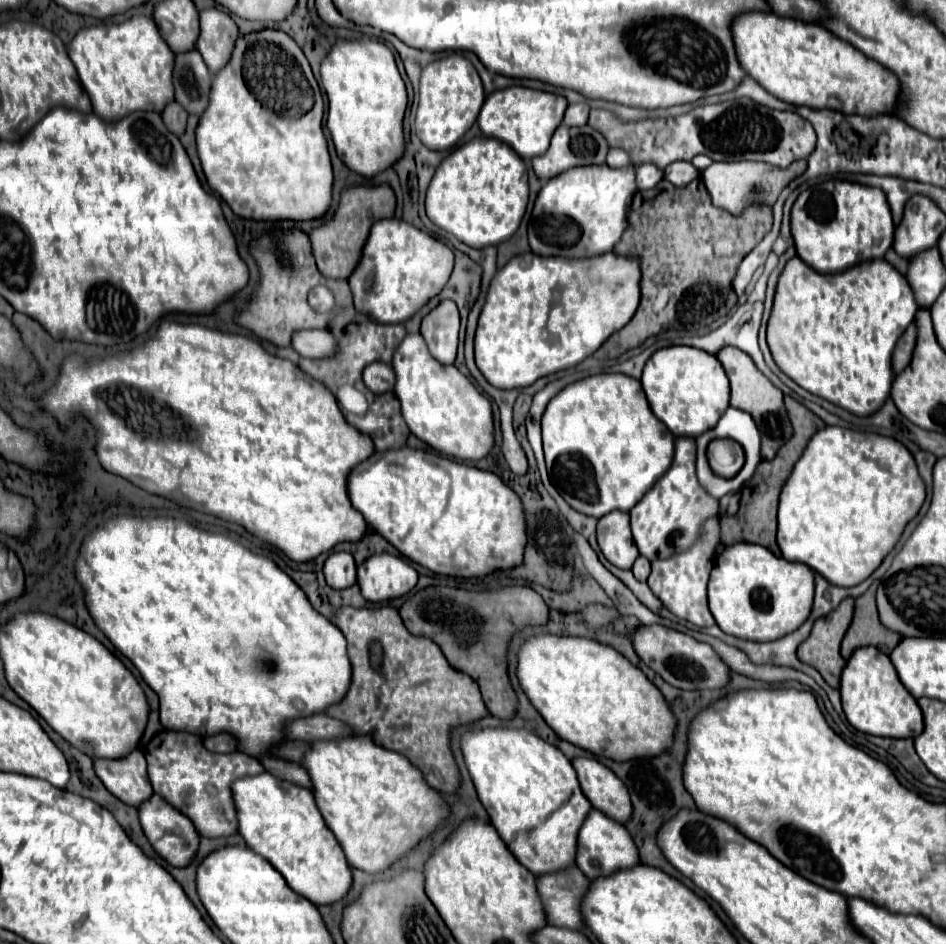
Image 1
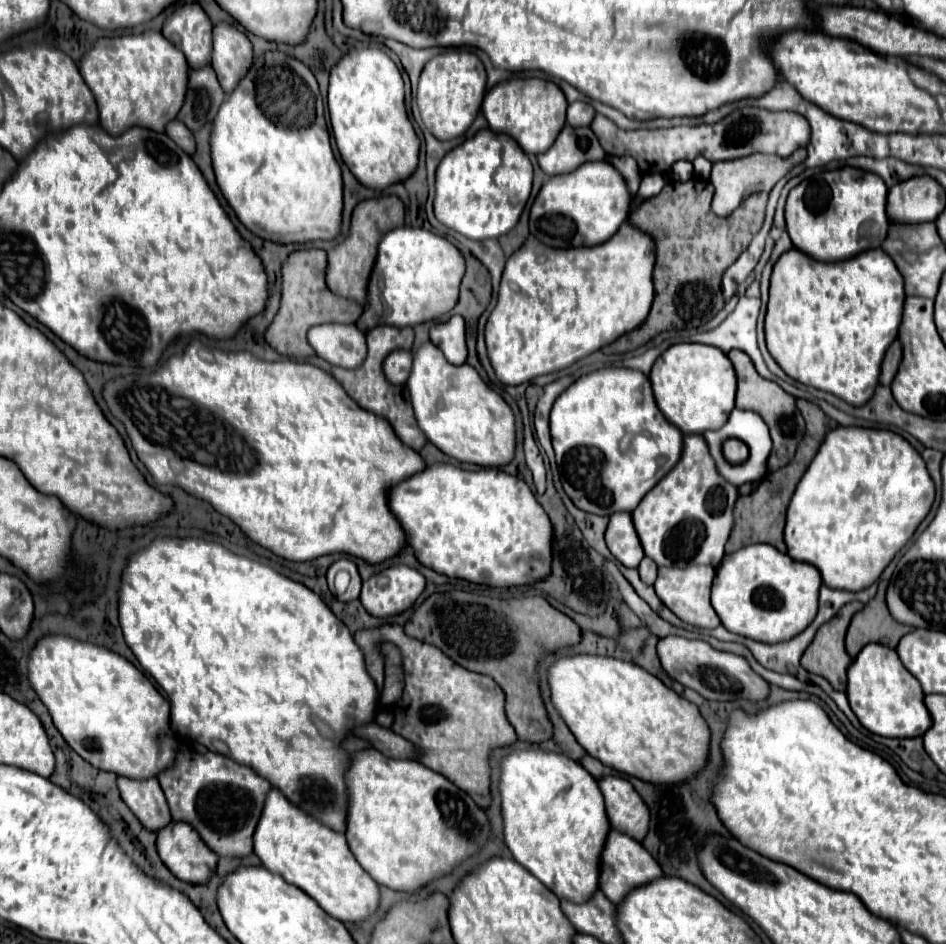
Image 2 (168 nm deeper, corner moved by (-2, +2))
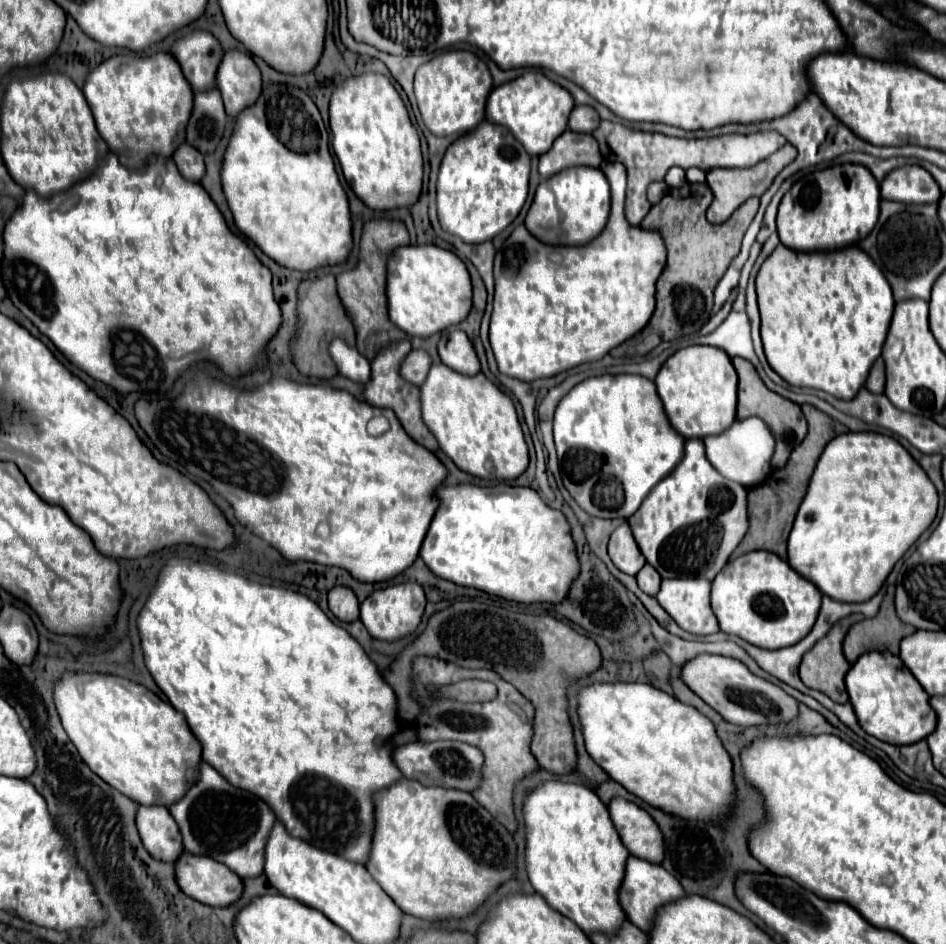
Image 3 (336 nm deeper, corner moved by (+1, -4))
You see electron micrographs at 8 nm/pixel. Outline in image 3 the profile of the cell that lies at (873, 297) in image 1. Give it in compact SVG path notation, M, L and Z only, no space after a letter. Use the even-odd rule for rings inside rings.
M780 244L766 258L766 262L760 268L760 272L756 276L756 292L758 292L758 308L760 308L760 316L762 316L762 344L764 344L764 352L766 352L766 358L768 358L768 364L772 366L772 370L776 374L780 374L792 386L824 390L840 400L854 398L858 394L858 390L864 386L872 364L882 354L882 346L884 346L884 340L886 340L886 334L890 328L890 320L894 314L894 304L896 304L892 288L890 288L888 280L882 276L882 272L878 272L878 266L874 264L874 260L870 260L870 256L866 256L866 252L862 252L862 248L858 248L858 246L848 246L848 248L842 248L840 252L794 252Z

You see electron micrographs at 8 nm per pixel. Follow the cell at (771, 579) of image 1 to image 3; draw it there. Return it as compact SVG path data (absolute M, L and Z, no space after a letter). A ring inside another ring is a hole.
M758 550L730 560L714 578L710 598L722 632L740 636L758 648L778 650L794 646L812 630L822 592L774 552Z

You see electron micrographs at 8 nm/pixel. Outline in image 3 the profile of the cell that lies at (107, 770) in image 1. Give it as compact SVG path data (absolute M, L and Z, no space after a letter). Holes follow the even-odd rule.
M138 804L136 824L144 848L150 856L166 862L174 862L182 852L182 840L174 818L166 806L144 806Z

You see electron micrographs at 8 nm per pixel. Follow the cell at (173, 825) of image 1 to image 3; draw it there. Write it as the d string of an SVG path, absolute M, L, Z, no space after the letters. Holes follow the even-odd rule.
M186 850L176 858L174 874L182 892L202 904L228 906L242 894L242 880L230 868Z

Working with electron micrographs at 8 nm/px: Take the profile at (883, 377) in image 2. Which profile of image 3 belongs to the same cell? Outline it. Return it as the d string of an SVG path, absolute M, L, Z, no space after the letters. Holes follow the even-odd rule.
M878 358L868 374L868 380L866 380L866 388L874 394L882 394L884 392L884 384L886 384L886 374L884 374L884 360Z

